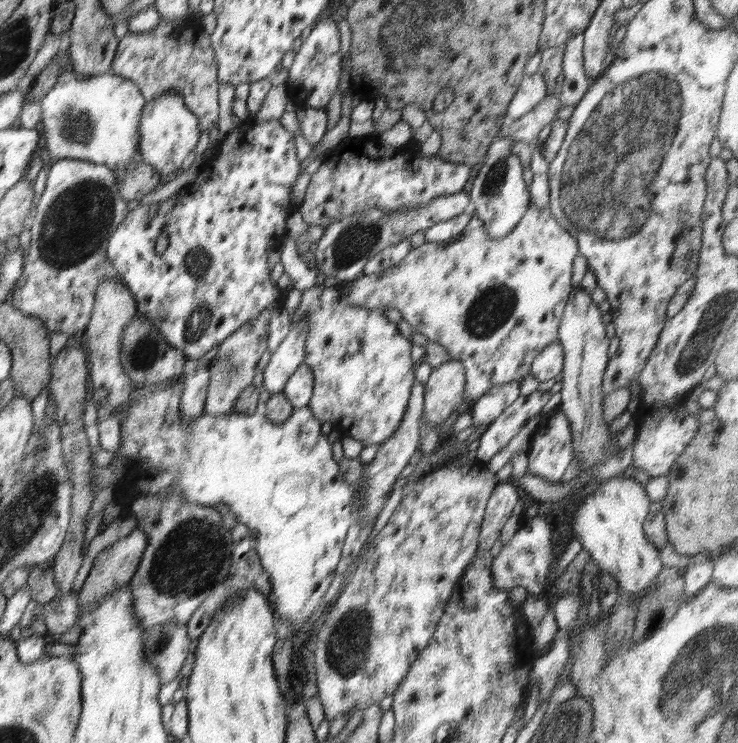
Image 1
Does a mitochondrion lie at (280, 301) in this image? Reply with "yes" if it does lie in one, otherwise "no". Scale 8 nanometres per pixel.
no

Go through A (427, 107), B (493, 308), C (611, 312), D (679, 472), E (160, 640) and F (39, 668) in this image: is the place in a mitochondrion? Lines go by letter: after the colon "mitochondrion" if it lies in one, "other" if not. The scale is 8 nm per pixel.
A: other
B: mitochondrion
C: other
D: other
E: mitochondrion
F: other

